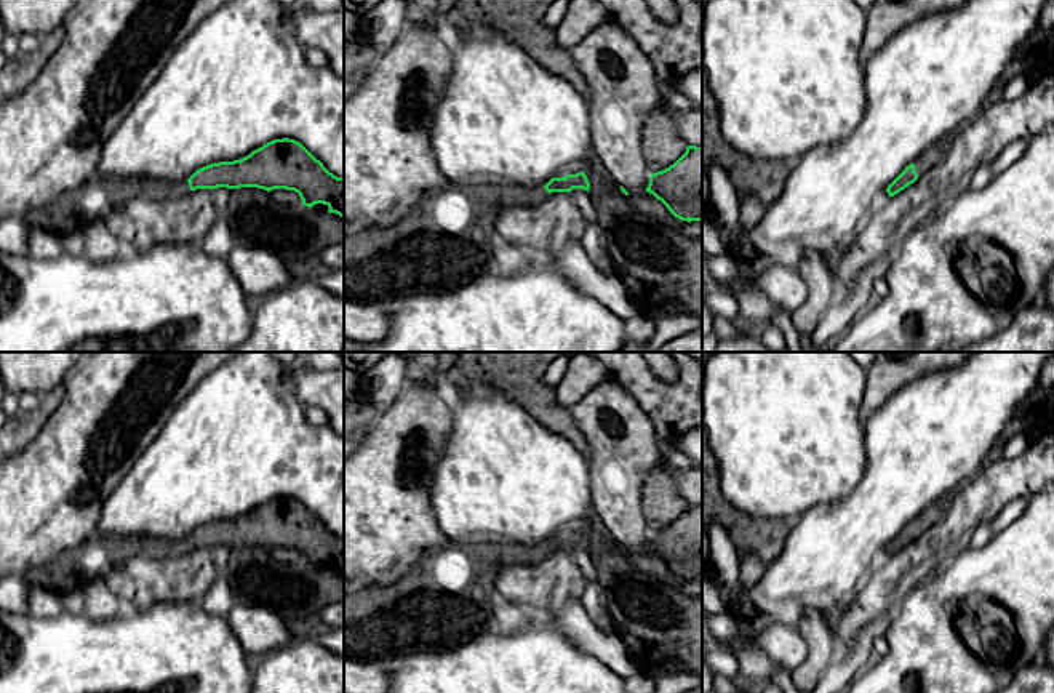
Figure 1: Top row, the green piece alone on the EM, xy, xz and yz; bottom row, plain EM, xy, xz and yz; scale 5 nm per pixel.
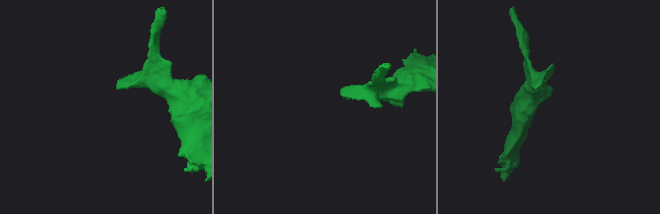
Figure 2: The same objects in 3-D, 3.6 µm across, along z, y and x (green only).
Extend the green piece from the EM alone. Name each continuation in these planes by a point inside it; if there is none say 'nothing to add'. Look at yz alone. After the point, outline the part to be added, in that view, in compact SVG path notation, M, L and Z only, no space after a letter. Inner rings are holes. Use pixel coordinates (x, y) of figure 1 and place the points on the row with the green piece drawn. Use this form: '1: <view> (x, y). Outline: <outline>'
1: yz (933, 154). Outline: M939 141L921 152L921 155L913 162L918 178L944 157L945 146L945 141Z

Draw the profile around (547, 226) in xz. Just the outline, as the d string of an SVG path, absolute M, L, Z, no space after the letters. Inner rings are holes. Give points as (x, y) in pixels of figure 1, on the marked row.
M552 192L541 203L517 205L499 213L496 222L496 234L505 242L520 246L526 253L545 254L553 251L561 254L569 240L581 240L584 235L585 219L574 205L569 192Z

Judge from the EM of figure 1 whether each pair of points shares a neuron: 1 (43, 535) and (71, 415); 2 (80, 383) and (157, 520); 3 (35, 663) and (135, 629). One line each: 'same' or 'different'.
1: same
2: different
3: same

